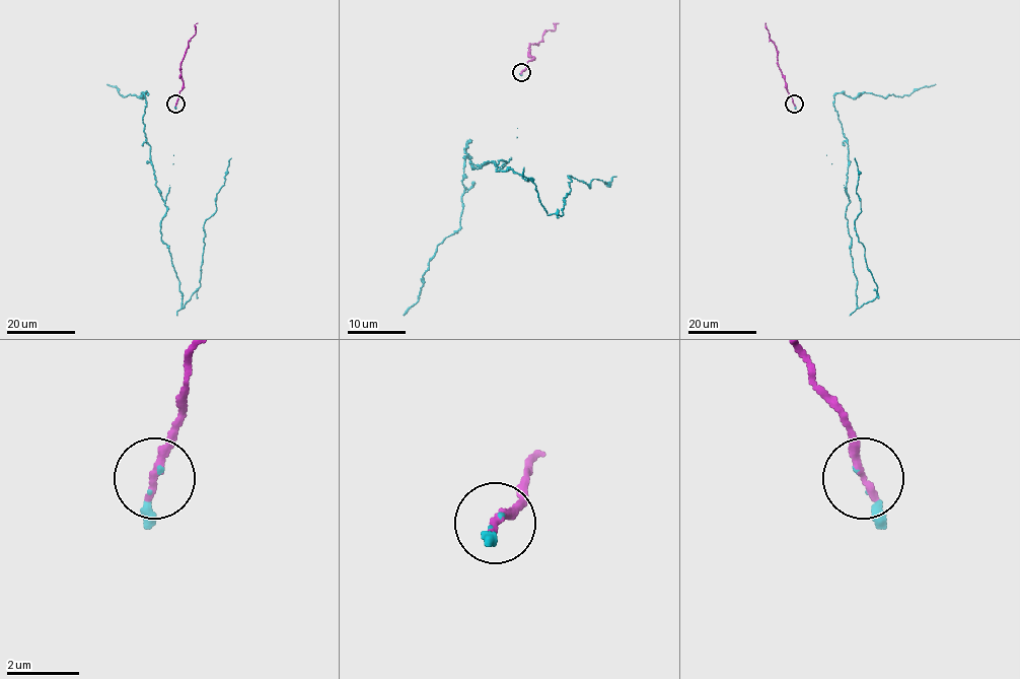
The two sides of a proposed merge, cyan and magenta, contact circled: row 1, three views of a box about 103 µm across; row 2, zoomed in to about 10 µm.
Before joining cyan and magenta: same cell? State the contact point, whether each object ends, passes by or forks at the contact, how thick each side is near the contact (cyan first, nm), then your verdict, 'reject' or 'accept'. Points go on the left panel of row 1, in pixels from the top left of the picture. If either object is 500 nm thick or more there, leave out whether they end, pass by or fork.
(175, 104) | cyan ends | magenta ends | 60/240 nm | accept

